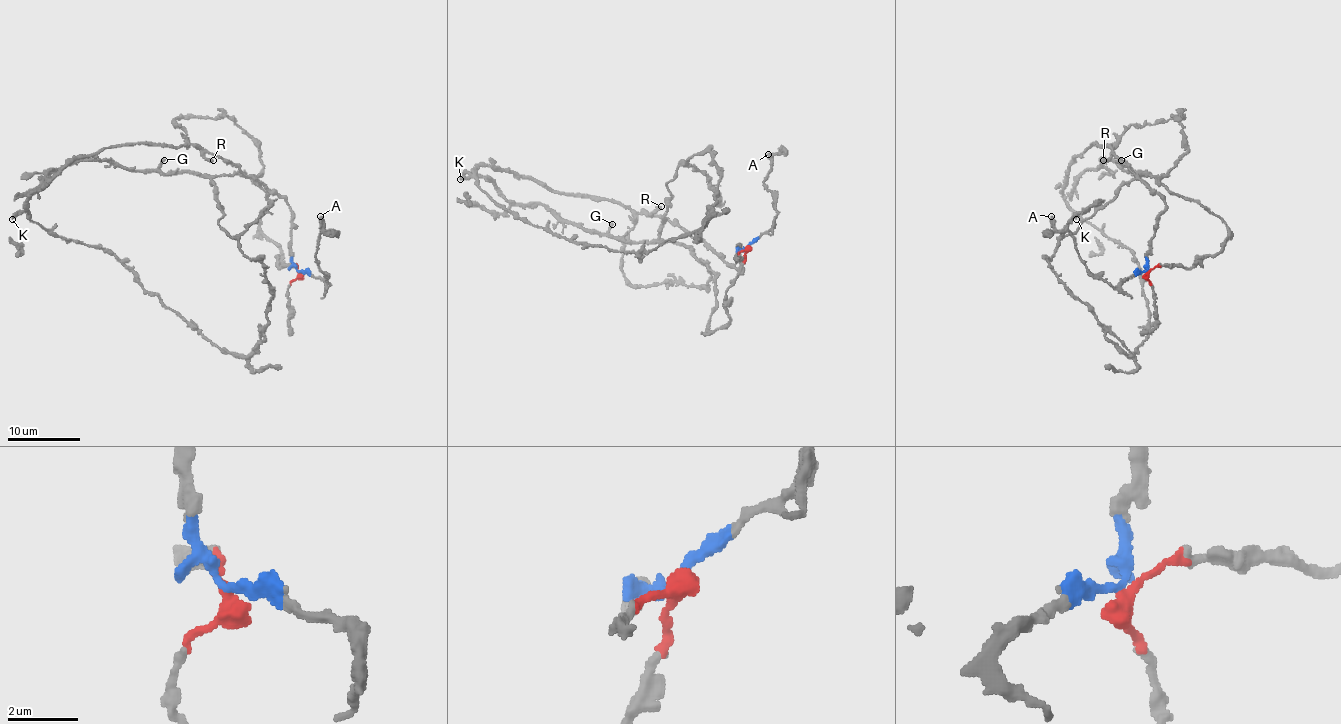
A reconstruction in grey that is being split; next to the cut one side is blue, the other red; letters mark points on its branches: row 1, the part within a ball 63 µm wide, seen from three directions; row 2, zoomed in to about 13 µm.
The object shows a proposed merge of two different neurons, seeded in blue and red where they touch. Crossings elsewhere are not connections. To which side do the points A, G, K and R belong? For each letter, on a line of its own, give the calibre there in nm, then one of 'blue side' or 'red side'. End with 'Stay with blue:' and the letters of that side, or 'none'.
A: 420 nm | blue side
G: 340 nm | red side
K: 400 nm | blue side
R: 380 nm | blue side
Stay with blue: A, K, R

